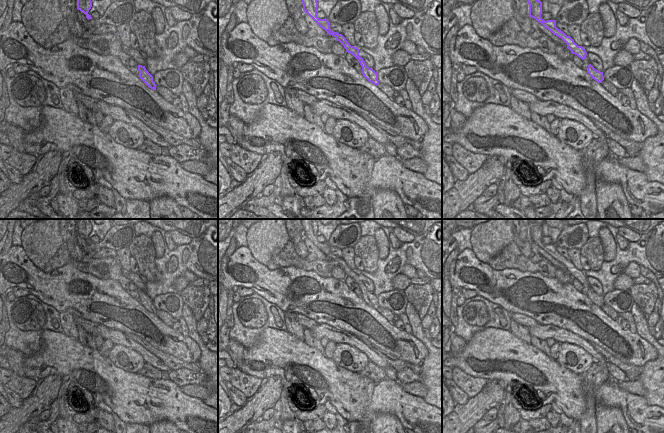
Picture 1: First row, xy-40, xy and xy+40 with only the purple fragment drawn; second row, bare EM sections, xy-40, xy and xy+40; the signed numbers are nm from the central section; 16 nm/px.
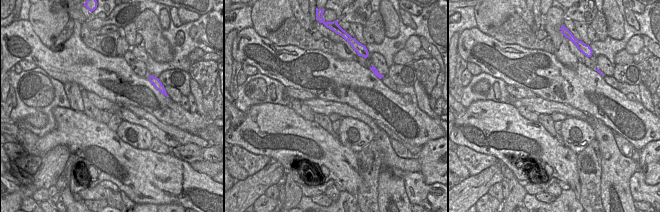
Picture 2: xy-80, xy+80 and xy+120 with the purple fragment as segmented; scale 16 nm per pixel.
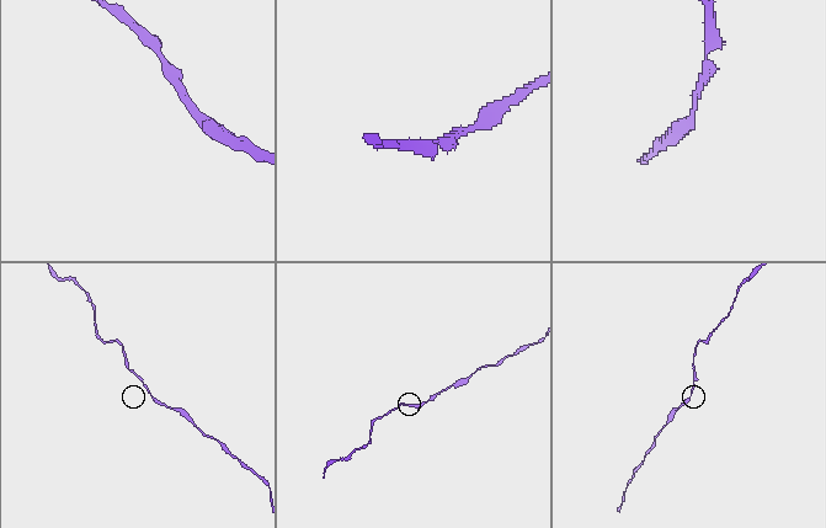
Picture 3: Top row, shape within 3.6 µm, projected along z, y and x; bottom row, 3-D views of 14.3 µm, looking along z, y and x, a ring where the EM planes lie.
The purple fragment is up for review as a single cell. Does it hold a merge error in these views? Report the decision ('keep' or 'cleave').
keep

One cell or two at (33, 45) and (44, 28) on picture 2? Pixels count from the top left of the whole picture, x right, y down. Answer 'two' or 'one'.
two

